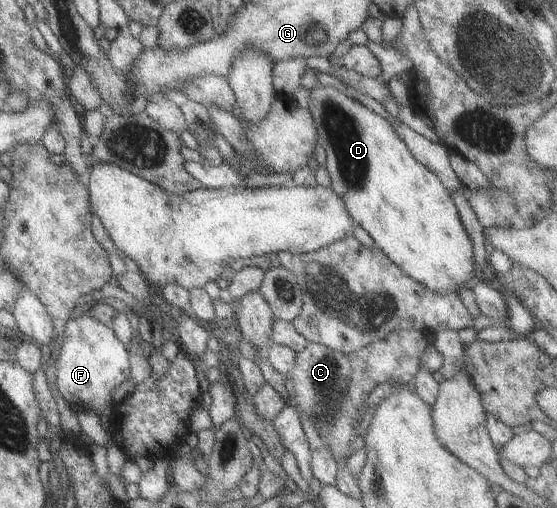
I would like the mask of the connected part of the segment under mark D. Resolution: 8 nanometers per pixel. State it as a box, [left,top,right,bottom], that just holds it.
[308,85,474,293]

